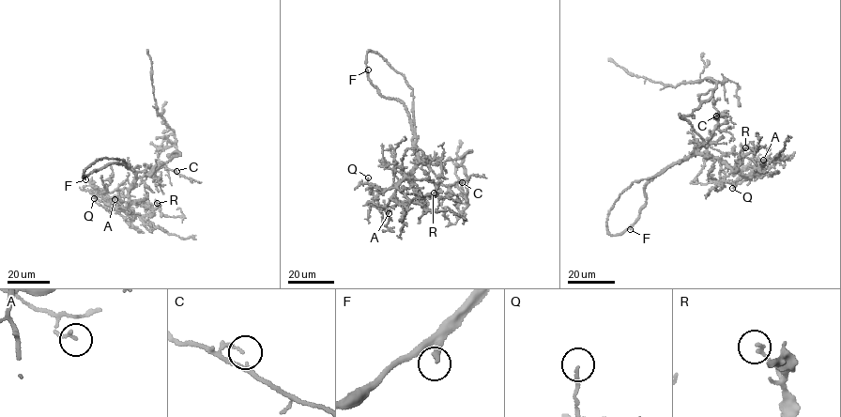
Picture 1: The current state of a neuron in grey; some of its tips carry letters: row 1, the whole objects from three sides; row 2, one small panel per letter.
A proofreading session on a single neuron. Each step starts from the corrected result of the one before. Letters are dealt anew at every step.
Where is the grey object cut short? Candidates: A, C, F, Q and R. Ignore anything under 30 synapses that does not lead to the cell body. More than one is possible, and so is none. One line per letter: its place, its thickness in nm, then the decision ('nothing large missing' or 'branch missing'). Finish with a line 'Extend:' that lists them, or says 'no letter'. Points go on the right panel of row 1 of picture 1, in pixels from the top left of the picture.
A: place (763, 160); calibre 150 nm; nothing large missing
C: place (716, 115); calibre 110 nm; nothing large missing
F: place (630, 229); calibre 200 nm; branch missing
Q: place (732, 188); calibre 110 nm; nothing large missing
R: place (745, 147); calibre 150 nm; nothing large missing
Extend: F

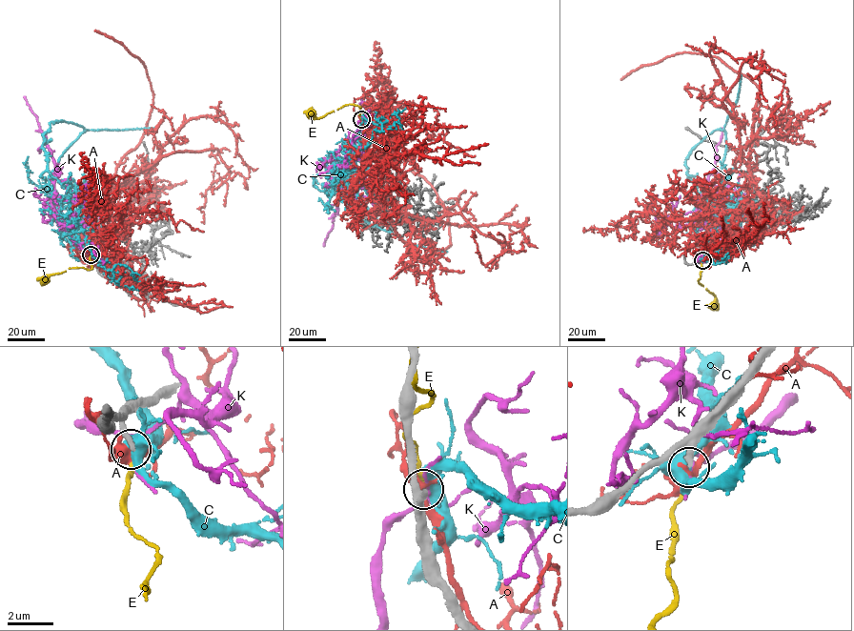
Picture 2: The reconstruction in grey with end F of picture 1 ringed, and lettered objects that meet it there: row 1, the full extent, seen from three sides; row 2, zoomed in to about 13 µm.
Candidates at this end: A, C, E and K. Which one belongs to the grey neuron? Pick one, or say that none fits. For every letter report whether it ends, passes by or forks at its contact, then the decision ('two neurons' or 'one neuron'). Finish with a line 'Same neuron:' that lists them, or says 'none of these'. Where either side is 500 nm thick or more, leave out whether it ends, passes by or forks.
A: it forks | two neurons
C: it forks | two neurons
E: it ends | one neuron
K: it forks | two neurons
Same neuron: E

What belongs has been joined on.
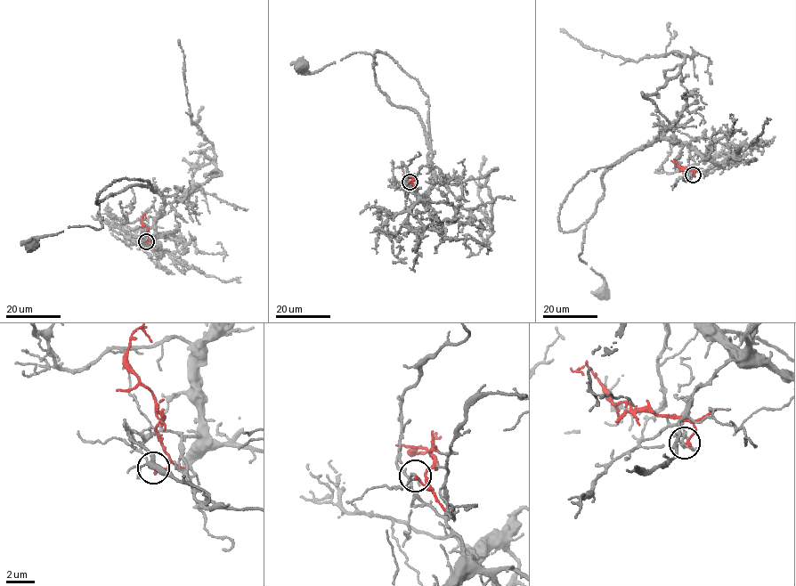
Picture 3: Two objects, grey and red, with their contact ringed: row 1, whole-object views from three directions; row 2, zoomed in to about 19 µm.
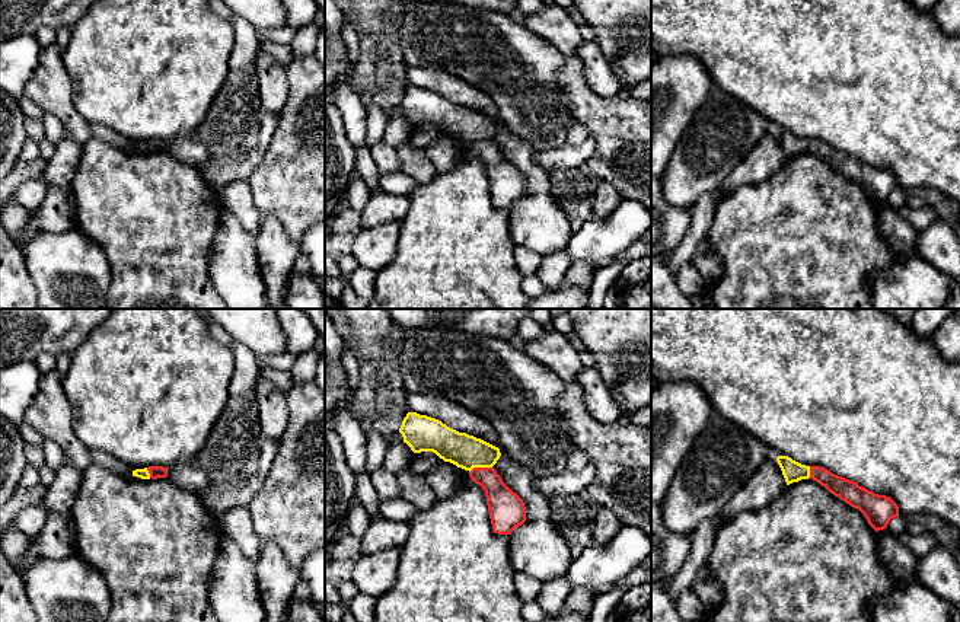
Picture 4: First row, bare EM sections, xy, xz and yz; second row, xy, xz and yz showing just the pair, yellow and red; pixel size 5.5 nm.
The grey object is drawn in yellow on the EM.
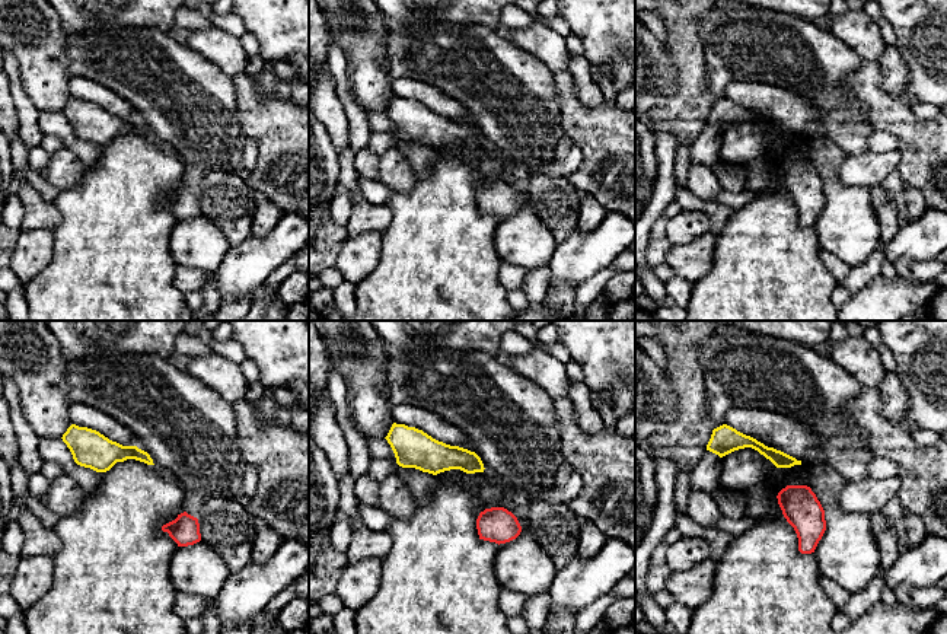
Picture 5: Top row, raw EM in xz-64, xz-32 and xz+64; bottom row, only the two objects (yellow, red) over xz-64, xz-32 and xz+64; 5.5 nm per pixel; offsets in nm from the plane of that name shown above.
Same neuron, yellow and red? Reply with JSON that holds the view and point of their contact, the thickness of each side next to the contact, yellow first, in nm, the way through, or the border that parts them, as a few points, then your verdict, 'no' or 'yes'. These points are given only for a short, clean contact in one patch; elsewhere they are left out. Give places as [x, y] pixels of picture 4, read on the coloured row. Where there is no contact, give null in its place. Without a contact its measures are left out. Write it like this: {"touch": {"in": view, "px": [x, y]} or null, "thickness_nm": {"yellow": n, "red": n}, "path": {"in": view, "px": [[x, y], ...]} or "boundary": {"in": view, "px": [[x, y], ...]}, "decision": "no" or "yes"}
{"touch": {"in": "xz", "px": [480, 466]}, "thickness_nm": {"yellow": 190, "red": 180}, "path": {"in": "xz", "px": [[466, 452], [480, 466], [503, 504]]}, "decision": "yes"}

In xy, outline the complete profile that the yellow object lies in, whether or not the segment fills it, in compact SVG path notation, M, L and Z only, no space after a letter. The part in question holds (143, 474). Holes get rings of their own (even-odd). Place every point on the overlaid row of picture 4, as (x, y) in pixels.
M149 466L149 468L144 468L144 469L135 469L135 471L133 471L133 476L141 478L141 479L166 478L168 476L168 468Z

